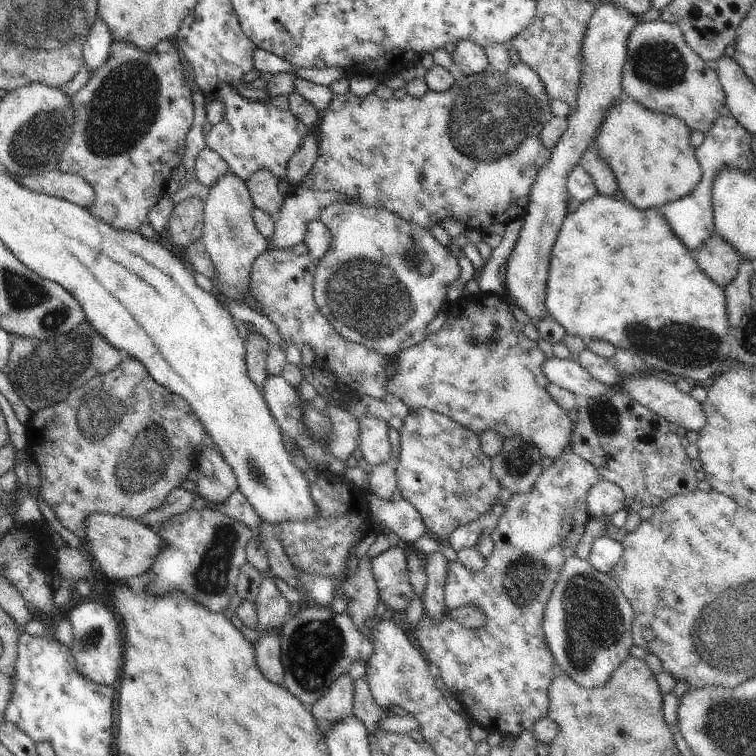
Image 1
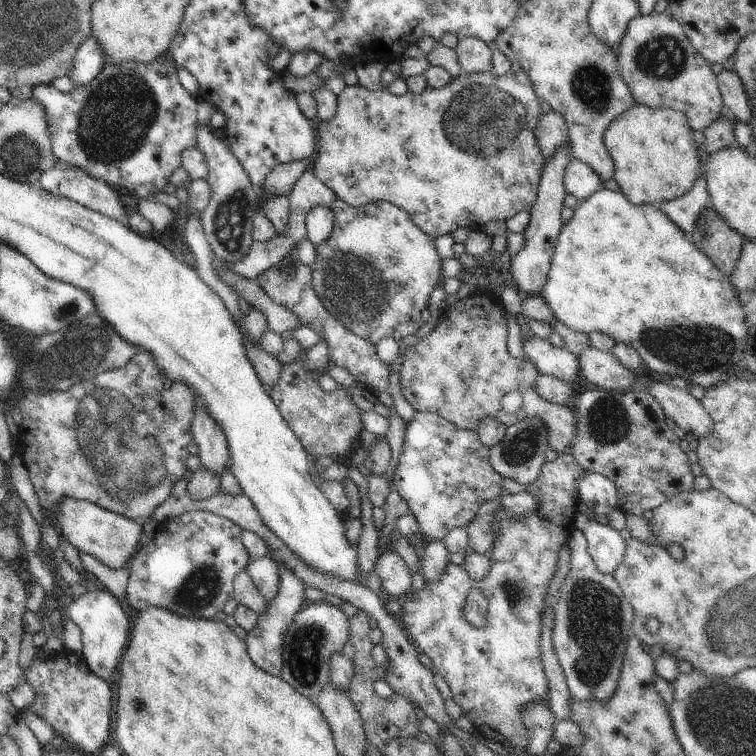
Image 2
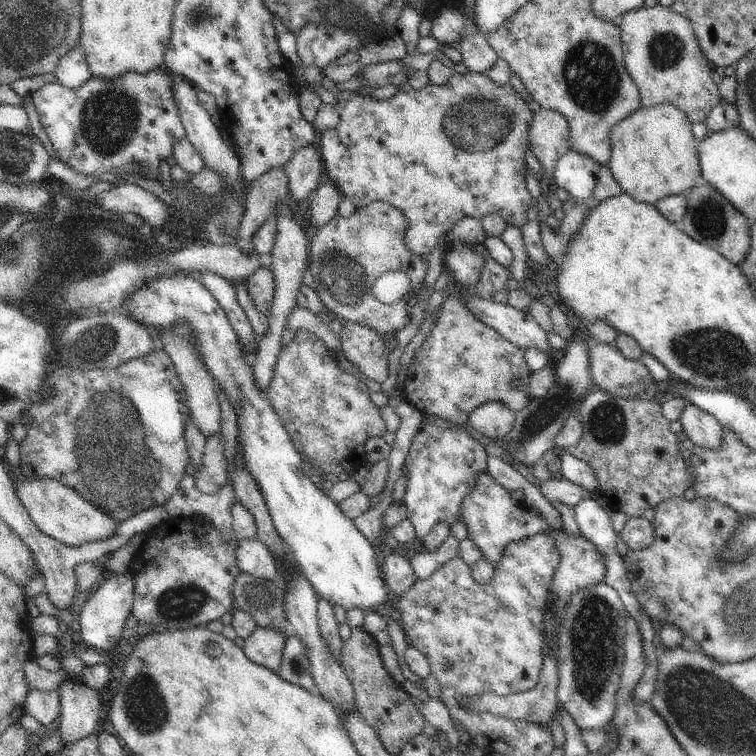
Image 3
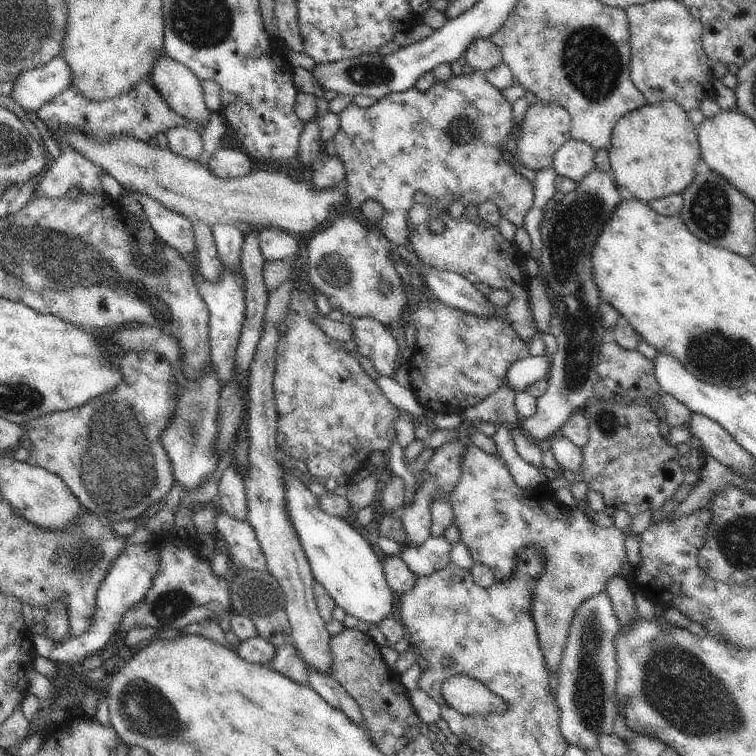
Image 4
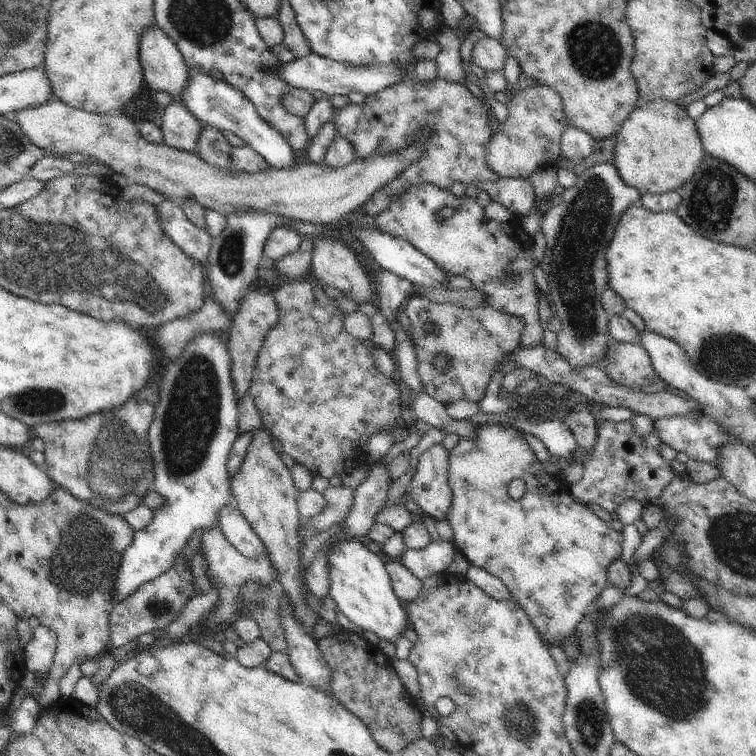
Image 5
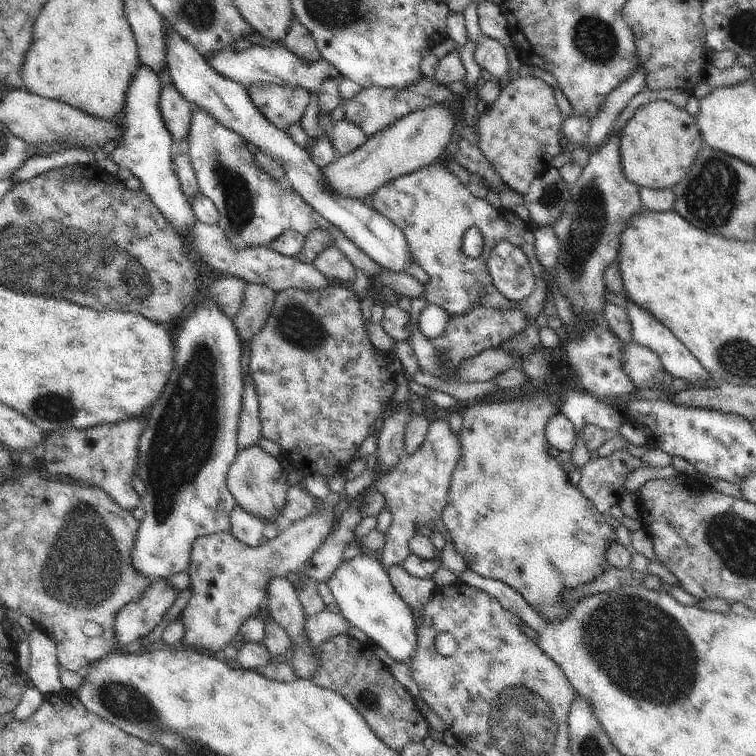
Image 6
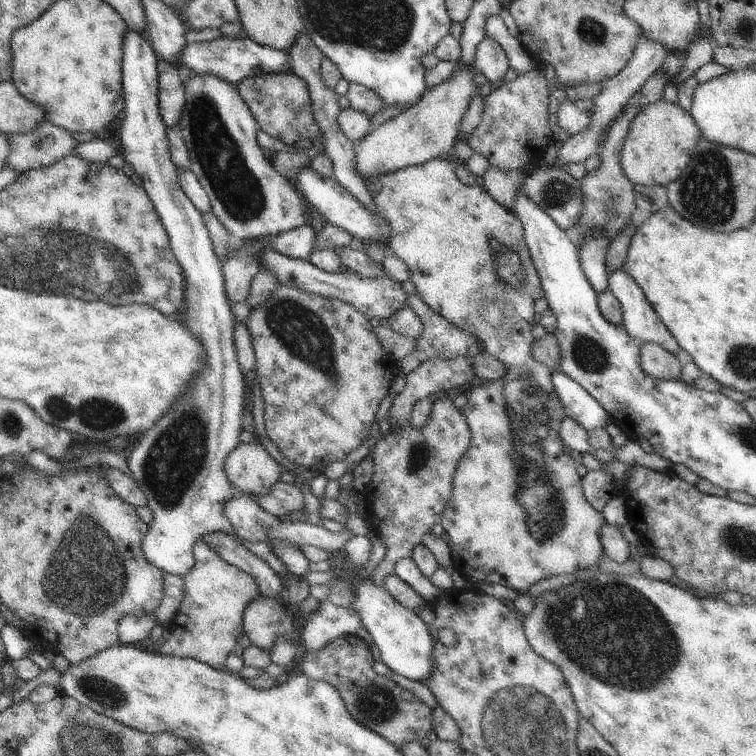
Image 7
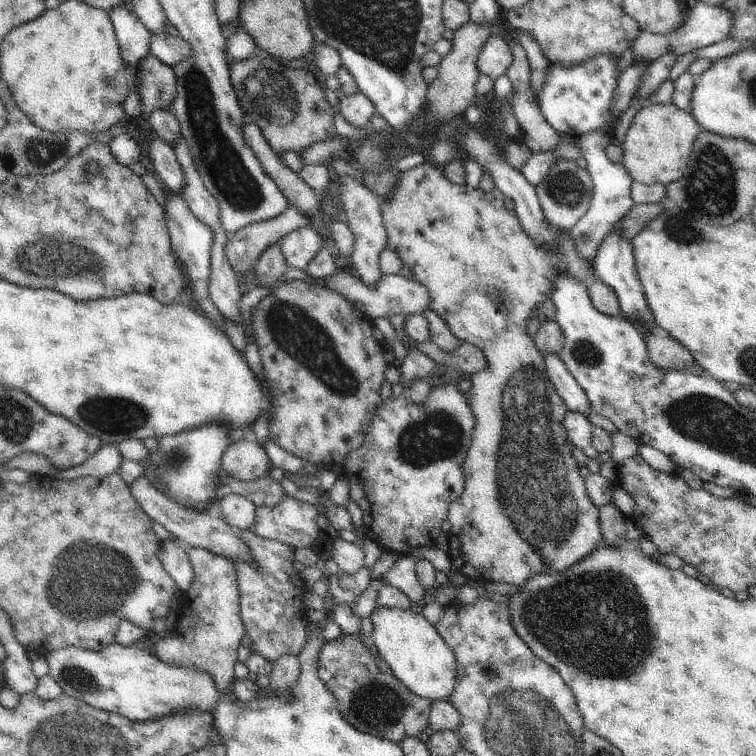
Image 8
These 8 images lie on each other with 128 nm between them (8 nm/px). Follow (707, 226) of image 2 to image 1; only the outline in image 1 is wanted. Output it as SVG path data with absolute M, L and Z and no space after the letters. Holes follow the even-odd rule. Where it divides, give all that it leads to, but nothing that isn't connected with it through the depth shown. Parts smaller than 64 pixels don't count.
M714 231L712 236L702 245L702 248L694 255L698 266L714 284L719 285L720 288L725 289L734 278L736 278L737 270L742 261L741 256L734 250L731 244L728 244L720 235Z

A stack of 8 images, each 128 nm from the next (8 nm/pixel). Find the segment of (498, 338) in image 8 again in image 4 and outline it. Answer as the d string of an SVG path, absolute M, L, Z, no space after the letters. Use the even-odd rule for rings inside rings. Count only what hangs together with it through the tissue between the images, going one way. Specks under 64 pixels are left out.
M414 203L409 212L409 218L416 227L411 232L411 243L408 248L413 250L417 256L430 267L455 272L460 276L466 277L472 284L484 282L494 288L509 290L514 299L504 307L507 322L523 338L524 341L530 342L531 338L538 333L534 327L532 311L529 307L529 282L530 278L525 276L517 266L518 256L521 256L513 243L508 243L496 227L492 227L482 218L478 222L471 222L463 215L459 218L452 219L448 211L436 208L430 210L426 206ZM440 215L444 223L442 233L430 231L428 226L429 217ZM468 447L463 456L461 479L454 489L449 503L454 513L453 524L461 532L463 542L471 552L475 563L485 564L492 570L496 581L511 579L513 570L517 567L515 560L518 551L528 545L538 545L547 558L545 573L539 581L533 595L533 617L537 628L540 648L544 653L544 660L549 674L559 672L559 664L564 652L569 626L577 608L591 596L603 591L609 580L628 570L627 554L625 553L625 532L612 526L600 528L592 523L584 511L571 509L557 498L552 489L546 484L540 487L522 490L512 478L507 465L498 452L490 455L479 447Z

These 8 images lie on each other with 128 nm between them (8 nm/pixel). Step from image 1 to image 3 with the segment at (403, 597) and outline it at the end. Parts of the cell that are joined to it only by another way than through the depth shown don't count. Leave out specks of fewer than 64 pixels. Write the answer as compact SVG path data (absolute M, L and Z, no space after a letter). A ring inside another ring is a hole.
M397 551L392 552L388 558L383 560L380 564L380 571L385 586L398 596L408 592L417 581L411 562L406 560L404 554L397 553Z

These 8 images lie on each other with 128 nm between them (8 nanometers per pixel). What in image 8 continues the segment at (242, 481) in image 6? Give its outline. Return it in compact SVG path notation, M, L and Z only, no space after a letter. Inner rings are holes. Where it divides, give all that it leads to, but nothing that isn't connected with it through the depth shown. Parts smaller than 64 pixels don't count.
M248 436L232 443L222 455L221 467L224 474L239 481L254 482L270 475L272 462L263 446Z

